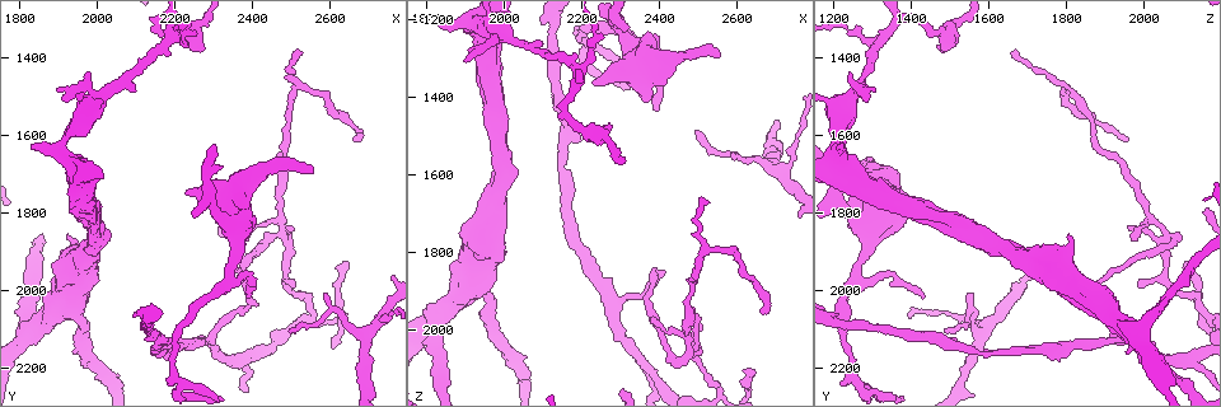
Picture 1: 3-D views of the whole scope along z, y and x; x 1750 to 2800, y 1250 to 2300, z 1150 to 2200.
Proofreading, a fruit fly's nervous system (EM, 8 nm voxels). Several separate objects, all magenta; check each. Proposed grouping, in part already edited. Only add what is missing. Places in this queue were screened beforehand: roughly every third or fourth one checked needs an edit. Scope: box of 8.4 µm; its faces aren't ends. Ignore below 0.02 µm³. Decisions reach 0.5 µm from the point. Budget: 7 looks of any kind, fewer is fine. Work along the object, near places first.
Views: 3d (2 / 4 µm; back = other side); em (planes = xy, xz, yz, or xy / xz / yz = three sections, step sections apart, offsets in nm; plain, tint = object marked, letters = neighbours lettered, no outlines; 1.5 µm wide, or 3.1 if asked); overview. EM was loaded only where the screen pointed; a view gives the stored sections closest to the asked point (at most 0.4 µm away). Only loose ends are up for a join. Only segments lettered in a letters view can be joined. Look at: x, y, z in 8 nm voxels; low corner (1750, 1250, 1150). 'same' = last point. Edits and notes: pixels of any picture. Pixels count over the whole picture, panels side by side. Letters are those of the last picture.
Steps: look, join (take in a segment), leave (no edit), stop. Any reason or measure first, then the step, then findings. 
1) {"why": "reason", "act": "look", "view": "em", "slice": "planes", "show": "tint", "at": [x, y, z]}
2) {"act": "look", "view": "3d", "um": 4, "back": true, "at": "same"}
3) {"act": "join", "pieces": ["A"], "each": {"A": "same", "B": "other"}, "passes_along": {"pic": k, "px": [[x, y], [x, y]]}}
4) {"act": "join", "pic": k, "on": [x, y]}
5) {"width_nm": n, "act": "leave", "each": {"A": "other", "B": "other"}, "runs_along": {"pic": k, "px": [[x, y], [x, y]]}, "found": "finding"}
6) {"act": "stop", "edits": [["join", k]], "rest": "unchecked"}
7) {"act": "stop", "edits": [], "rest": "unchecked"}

{"why": "free end", "act": "look", "view": "3d", "um": 4, "at": [2385, 1870, 1965]}

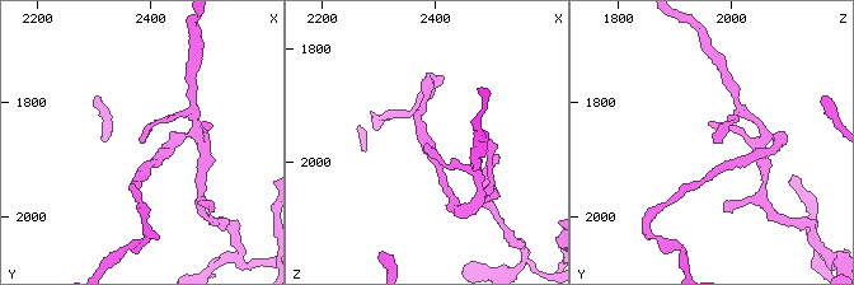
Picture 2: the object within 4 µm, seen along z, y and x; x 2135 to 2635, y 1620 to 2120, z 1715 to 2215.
{"act": "look", "view": "em", "slice": "planes", "show": "letters", "at": [2385, 1870, 1975]}

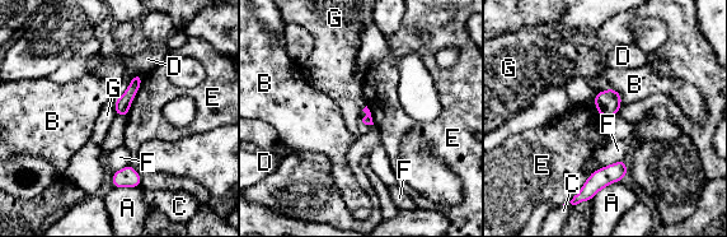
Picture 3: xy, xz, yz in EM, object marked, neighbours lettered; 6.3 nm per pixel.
{"act": "leave", "each": {"A": "other", "B": "other", "C": "other", "D": "other", "E": "other", "F": "other", "G": "other"}, "found": "none of them fits"}

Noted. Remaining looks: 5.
{"why": "free end", "act": "look", "view": "em", "slice": "xy", "step": 8, "show": "letters", "at": [2560, 1700, 1295]}

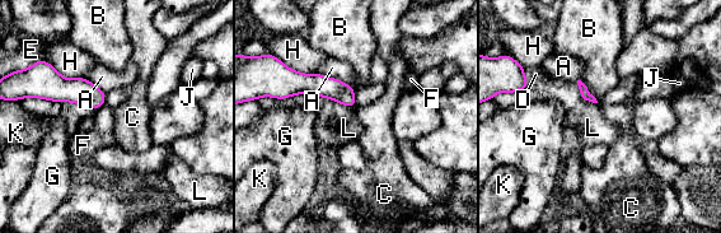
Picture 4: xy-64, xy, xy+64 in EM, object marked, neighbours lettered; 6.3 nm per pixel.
{"why": "another direction", "act": "look", "view": "em", "slice": "planes", "show": "letters", "at": "same"}

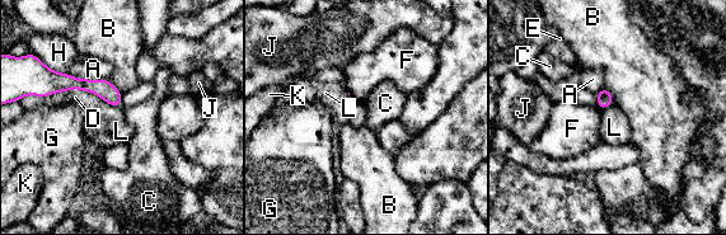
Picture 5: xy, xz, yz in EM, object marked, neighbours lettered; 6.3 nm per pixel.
{"longest_contact_nm": ["A", 260], "act": "leave", "each": {"A": "other", "B": "other", "C": "other", "D": "other", "E": "other", "F": "other", "G": "other", "H": "other", "J": "other", "K": "other", "L": "other"}, "found": "no lettered segment goes on from it"}

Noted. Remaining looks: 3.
{"why": "tapers out", "act": "look", "view": "3d", "um": 4, "at": [2525, 1390, 1665]}

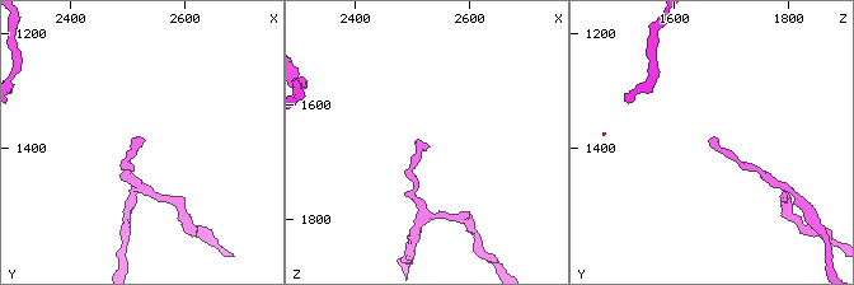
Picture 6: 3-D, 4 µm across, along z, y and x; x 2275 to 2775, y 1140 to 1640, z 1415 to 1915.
{"why": "need the tissue", "act": "look", "view": "em", "slice": "planes", "show": "letters", "at": [2520, 1380, 1665]}

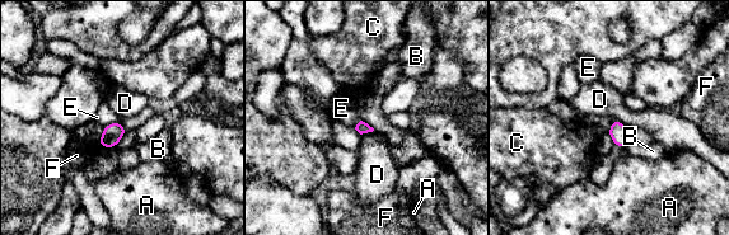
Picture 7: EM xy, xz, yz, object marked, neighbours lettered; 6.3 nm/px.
{"longest_contact_nm": ["E", 110], "act": "leave", "each": {"A": "other", "B": "other", "C": "other", "D": "other", "E": "other", "F": "other"}, "border": {"pic": 7, "px": [[118, 120], [104, 127]]}, "found": "none of them fits"}

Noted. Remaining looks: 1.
{"act": "stop", "edits": [], "rest": "unchecked"}

